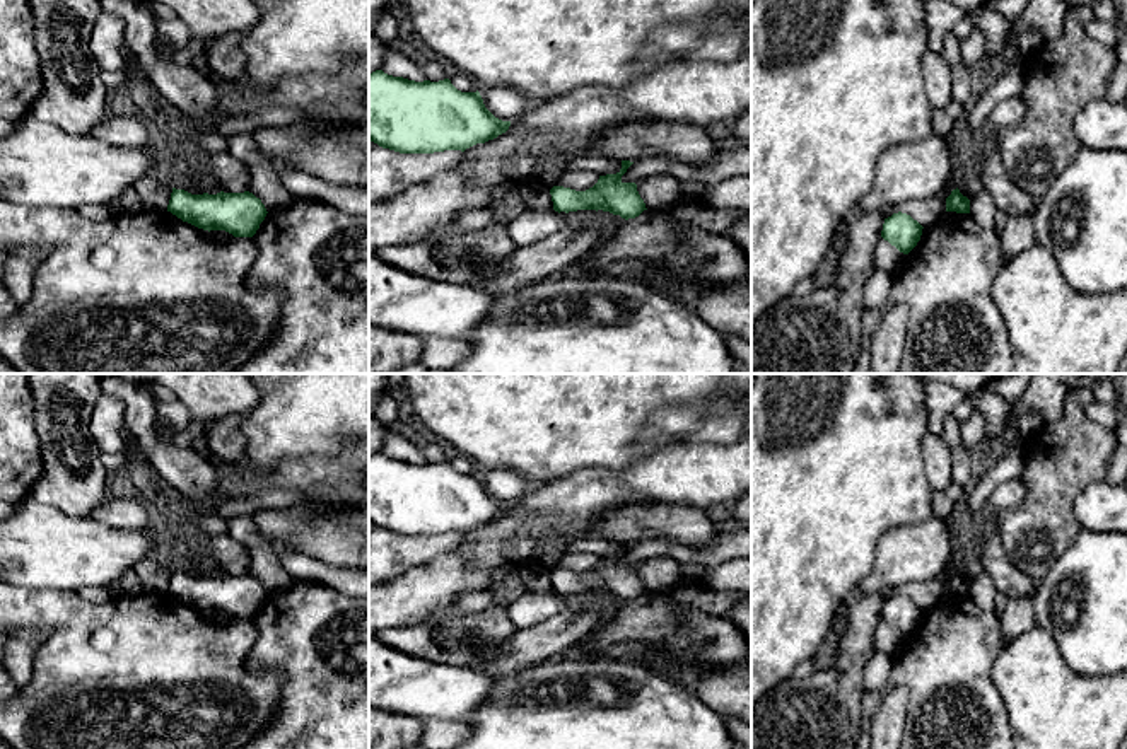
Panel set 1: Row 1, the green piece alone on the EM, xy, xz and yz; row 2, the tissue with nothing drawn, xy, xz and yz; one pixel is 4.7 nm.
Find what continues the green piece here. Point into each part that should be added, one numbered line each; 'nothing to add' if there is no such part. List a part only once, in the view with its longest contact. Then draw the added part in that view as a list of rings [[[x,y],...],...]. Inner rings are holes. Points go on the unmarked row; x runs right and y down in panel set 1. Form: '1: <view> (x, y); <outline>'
nothing to add

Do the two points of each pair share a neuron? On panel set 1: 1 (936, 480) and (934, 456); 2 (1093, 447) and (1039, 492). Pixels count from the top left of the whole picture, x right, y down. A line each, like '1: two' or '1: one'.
1: one
2: one

